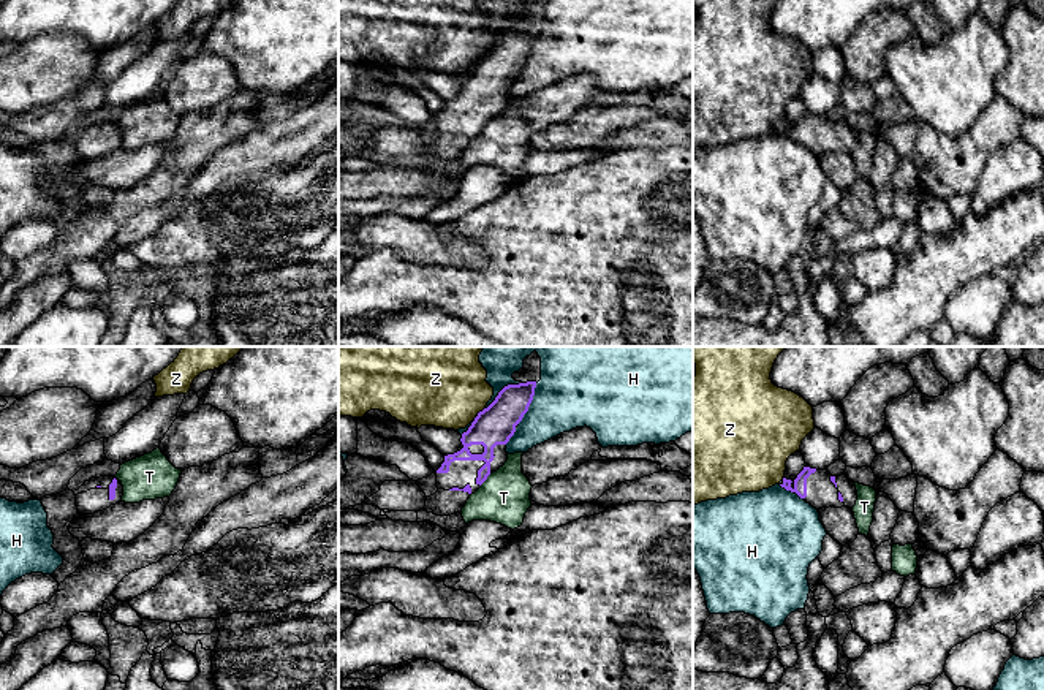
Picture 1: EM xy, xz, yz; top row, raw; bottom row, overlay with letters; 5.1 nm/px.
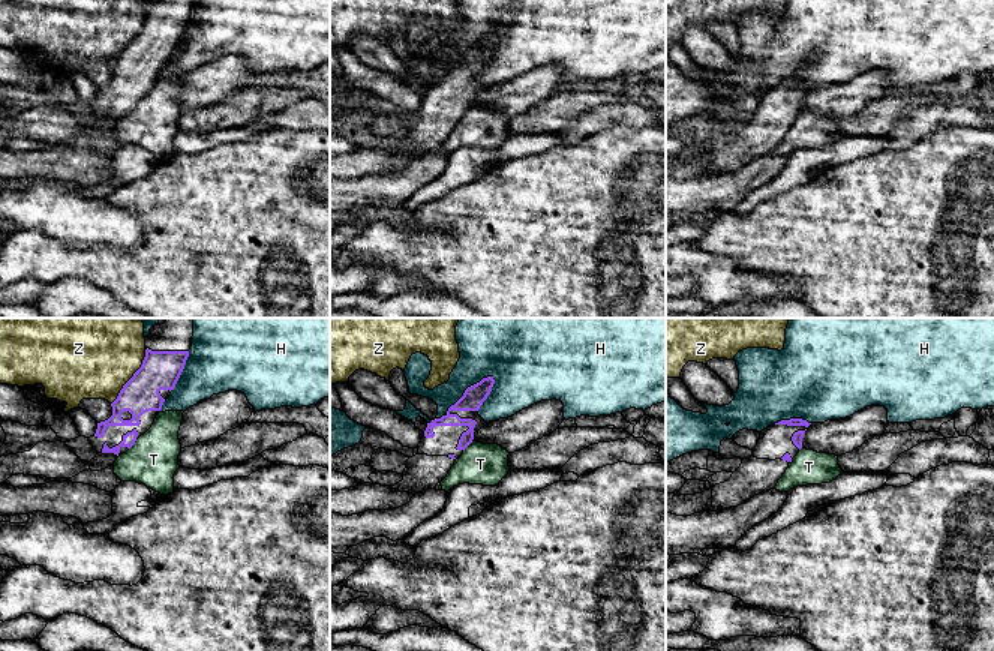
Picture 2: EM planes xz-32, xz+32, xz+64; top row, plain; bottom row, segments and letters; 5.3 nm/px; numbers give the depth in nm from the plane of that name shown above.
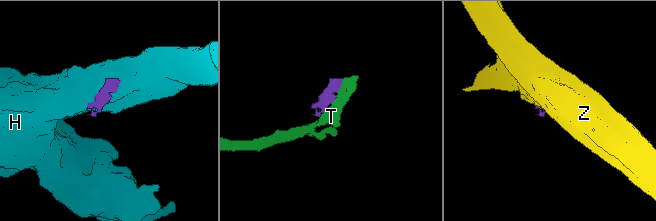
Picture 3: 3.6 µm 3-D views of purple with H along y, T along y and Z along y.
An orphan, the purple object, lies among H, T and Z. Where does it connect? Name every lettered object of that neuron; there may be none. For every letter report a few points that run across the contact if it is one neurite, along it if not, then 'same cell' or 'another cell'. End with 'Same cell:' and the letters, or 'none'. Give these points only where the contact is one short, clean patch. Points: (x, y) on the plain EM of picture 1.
H: another cell
T: another cell
Z: line xz (484, 53), (476, 59); another cell
Same cell: none

